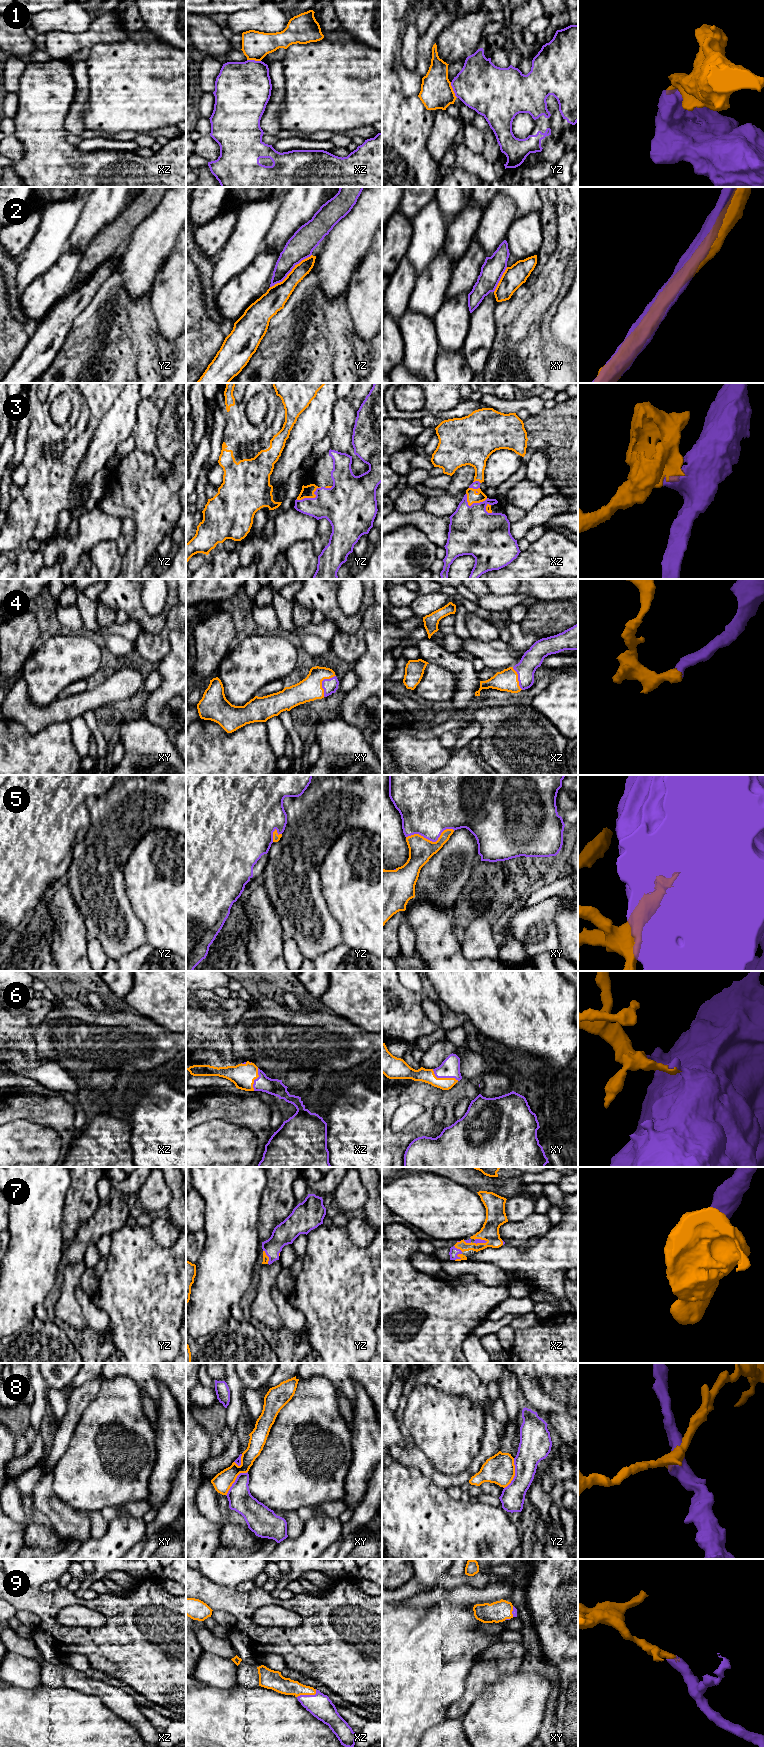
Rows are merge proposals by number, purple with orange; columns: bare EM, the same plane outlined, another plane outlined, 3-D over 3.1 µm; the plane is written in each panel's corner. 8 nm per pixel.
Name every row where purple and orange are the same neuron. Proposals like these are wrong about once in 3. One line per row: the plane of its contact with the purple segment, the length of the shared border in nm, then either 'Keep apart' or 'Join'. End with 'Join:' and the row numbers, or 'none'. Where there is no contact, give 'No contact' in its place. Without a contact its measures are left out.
1: Touches purple in yz. Shared border 140 nm. Keep apart
2: Touches purple in yz. Shared border 440 nm. Keep apart
3: Touches purple in yz. Shared border 220 nm. Join
4: Touches purple in xy. Shared border 200 nm. Join
5: Touches purple in xy. Shared border 400 nm. Join
6: Touches purple in xy. Shared border 240 nm. Join
7: Touches purple in yz. Shared border 120 nm. Join
8: Touches purple in yz. Shared border 260 nm. Keep apart
9: Touches purple in xz. Shared border 170 nm. Join
Join: 3, 4, 5, 6, 7, 9

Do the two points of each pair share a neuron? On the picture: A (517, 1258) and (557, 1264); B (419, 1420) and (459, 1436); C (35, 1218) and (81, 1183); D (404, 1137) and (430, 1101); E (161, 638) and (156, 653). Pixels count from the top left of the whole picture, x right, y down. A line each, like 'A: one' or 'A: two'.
A: one
B: one
C: two
D: one
E: one

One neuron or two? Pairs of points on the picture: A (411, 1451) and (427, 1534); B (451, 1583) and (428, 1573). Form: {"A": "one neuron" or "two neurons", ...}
{"A": "two neurons", "B": "two neurons"}

